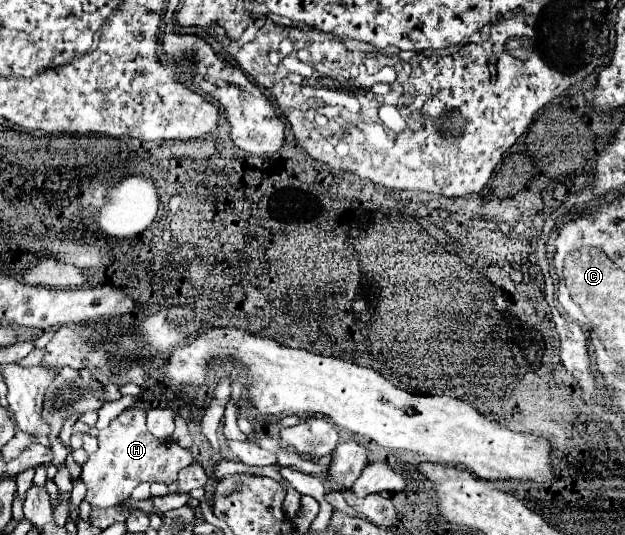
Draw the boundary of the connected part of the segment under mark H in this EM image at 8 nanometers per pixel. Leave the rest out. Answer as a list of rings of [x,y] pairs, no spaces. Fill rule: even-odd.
[[[123,410],[105,430],[99,430],[99,450],[89,456],[83,464],[81,478],[87,486],[85,500],[91,506],[107,508],[117,506],[127,500],[135,486],[141,482],[159,482],[159,484],[173,484],[177,482],[179,470],[193,462],[191,452],[179,448],[173,440],[157,440],[145,428],[145,410]]]

